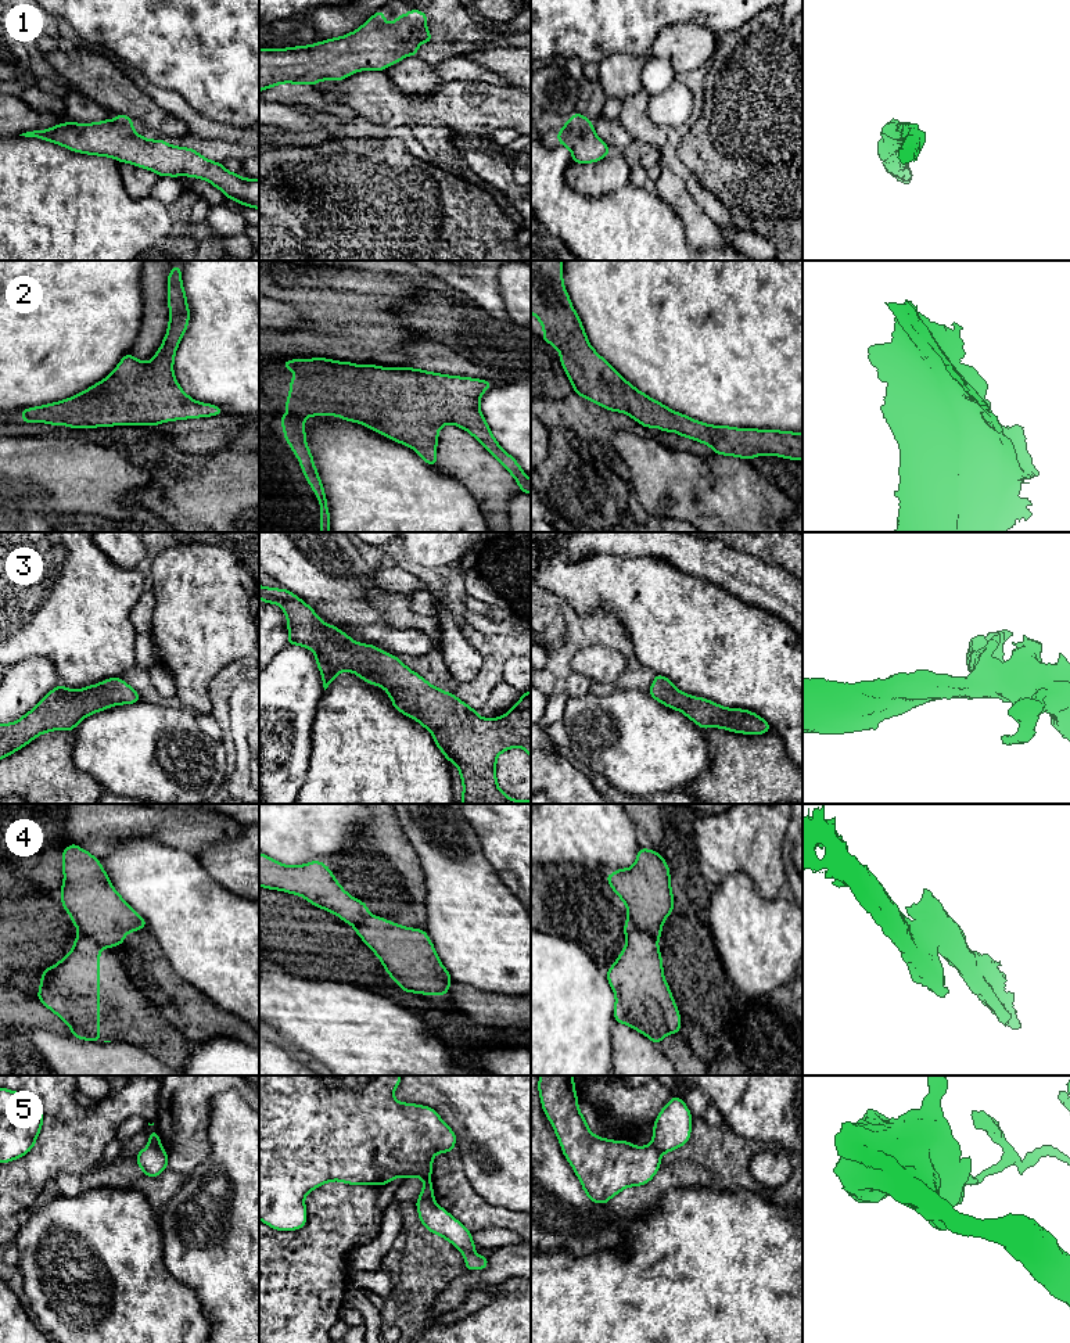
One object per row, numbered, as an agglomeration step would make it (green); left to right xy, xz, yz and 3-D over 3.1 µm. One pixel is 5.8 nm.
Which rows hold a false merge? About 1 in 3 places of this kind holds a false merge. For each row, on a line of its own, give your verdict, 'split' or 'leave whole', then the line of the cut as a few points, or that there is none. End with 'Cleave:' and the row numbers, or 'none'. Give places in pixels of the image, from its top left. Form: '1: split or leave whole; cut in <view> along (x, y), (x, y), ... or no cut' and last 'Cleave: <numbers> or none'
1: leave whole; no cut
2: leave whole; no cut
3: leave whole; no cut
4: split; cut in yz along (628, 918), (656, 941)
5: split; cut in xz along (419, 1198), (433, 1199)
Cleave: 4, 5

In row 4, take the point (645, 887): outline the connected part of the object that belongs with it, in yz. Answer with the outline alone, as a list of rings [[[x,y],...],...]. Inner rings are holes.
[[[640,847],[633,866],[615,869],[613,875],[606,875],[604,877],[613,891],[625,902],[631,923],[658,941],[663,923],[674,911],[669,869],[660,852]]]

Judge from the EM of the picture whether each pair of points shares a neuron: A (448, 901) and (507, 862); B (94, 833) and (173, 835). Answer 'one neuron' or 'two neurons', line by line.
A: two neurons
B: one neuron

